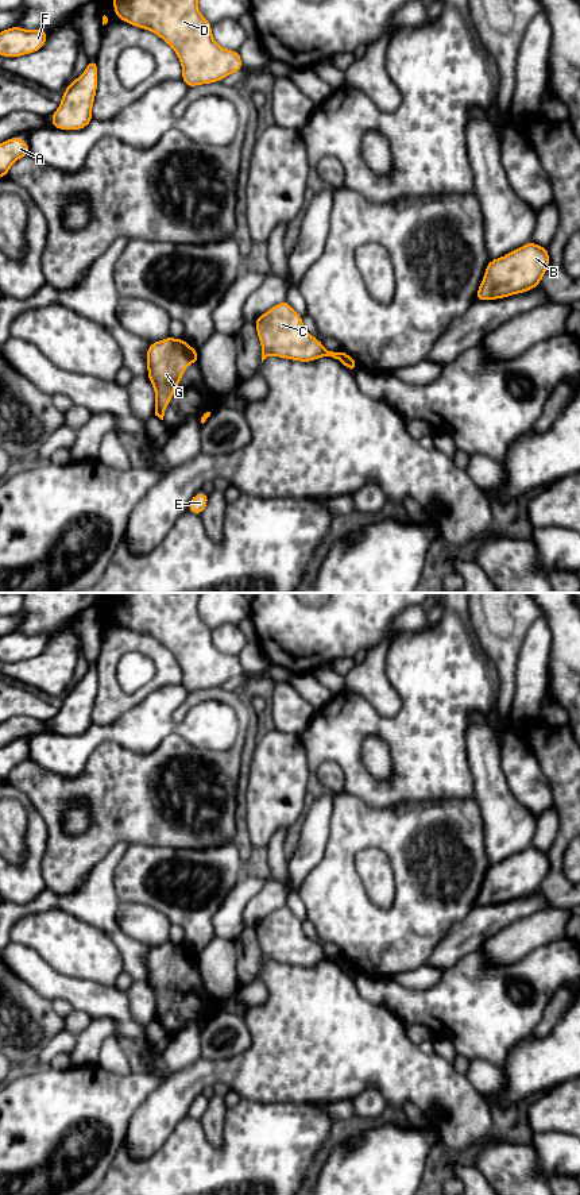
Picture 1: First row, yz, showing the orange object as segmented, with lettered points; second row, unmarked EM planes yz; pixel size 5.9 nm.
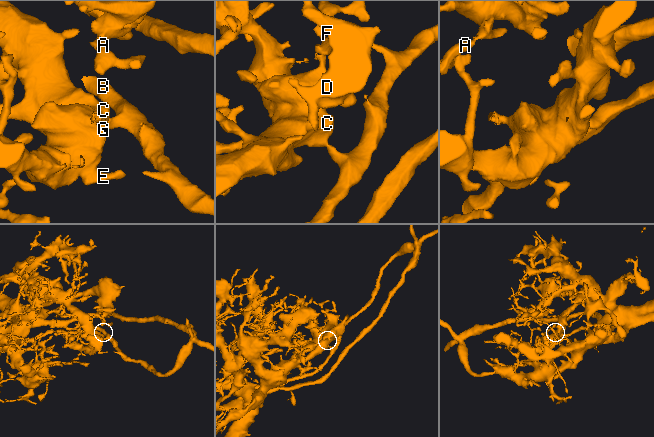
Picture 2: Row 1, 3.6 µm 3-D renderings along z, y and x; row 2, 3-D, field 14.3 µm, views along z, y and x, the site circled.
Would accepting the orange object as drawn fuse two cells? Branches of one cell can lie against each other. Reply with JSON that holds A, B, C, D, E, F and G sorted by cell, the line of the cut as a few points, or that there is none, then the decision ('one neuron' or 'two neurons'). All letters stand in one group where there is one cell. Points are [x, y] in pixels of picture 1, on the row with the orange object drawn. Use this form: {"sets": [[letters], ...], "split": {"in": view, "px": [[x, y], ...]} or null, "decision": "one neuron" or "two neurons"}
{"sets": [["A", "C", "D", "E", "F", "G"], ["B"]], "split": {"in": "yz", "px": [[341, 353], [339, 359]]}, "decision": "two neurons"}

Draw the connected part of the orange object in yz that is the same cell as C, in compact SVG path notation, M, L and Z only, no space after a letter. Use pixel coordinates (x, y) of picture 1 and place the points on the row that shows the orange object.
M287 301L274 305L254 324L262 344L262 362L268 355L301 362L312 362L321 356L340 361L341 352L328 351L318 339L313 338L303 328L302 316Z

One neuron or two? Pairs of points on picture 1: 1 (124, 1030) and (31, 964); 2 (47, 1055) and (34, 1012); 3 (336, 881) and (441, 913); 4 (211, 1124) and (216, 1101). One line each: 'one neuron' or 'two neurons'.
1: one neuron
2: two neurons
3: one neuron
4: one neuron

